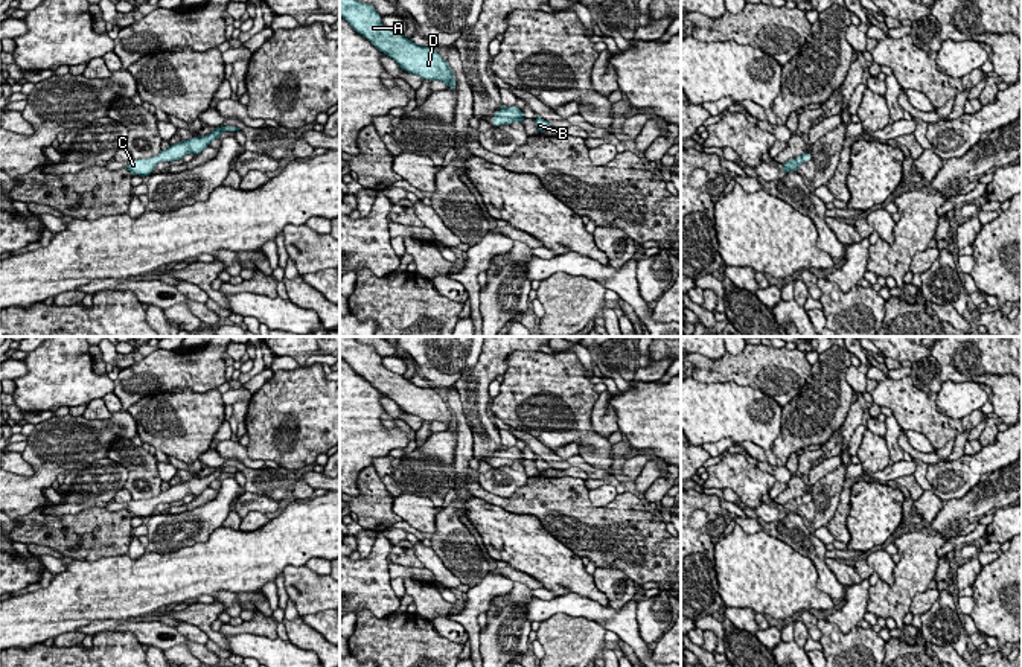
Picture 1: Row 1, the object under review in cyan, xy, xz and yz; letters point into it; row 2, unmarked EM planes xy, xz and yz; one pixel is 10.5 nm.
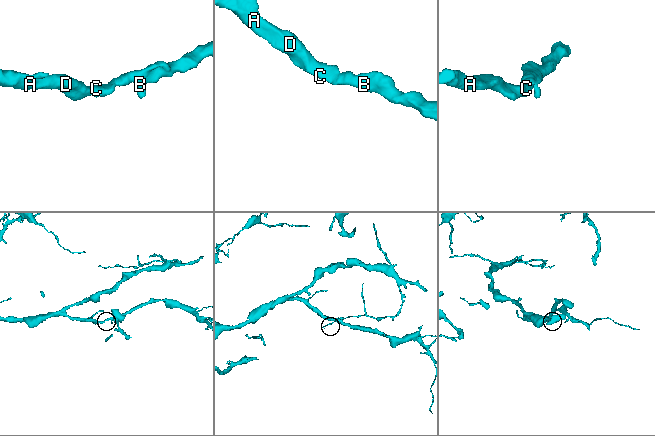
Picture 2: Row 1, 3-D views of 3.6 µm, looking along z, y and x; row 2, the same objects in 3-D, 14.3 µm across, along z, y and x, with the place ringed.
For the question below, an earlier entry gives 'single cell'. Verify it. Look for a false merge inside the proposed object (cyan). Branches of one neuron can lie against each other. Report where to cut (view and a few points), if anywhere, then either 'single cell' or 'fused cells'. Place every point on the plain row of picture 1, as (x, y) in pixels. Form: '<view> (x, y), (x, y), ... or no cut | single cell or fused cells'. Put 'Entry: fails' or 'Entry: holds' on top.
Entry: holds
no cut | single cell

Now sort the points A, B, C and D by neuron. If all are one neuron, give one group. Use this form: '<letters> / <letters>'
A B C D

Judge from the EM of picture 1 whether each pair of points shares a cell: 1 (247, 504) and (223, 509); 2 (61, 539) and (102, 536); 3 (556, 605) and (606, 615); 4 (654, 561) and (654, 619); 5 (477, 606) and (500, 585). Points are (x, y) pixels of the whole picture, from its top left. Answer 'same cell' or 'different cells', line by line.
1: different cells
2: same cell
3: same cell
4: different cells
5: same cell

